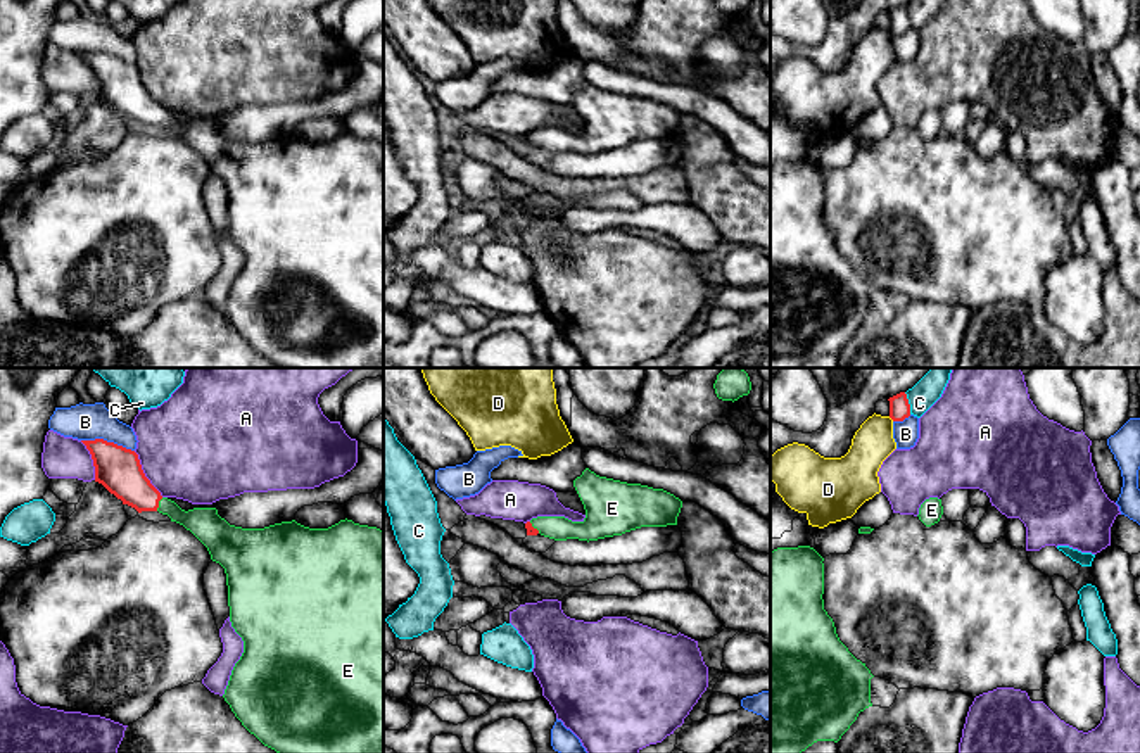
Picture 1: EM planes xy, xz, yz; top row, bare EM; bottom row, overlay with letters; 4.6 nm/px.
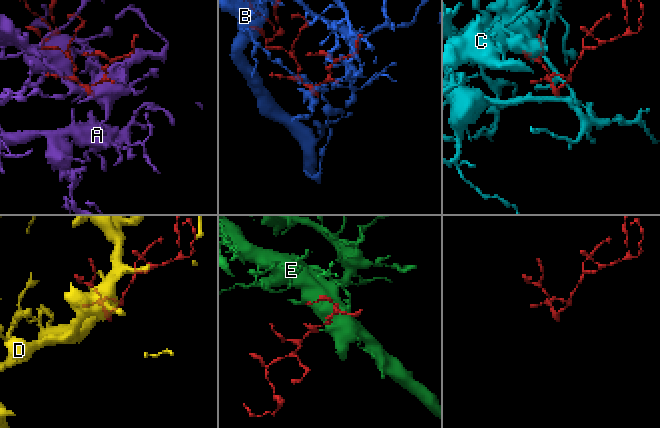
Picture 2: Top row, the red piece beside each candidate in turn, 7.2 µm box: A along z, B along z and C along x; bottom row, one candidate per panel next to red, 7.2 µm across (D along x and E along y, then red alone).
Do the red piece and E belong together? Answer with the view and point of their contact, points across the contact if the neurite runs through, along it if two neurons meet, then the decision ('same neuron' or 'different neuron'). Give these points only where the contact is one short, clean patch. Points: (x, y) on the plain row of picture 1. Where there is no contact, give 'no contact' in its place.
xy (158, 118) | across xy (118, 82), (158, 118), (204, 137) | same neuron

